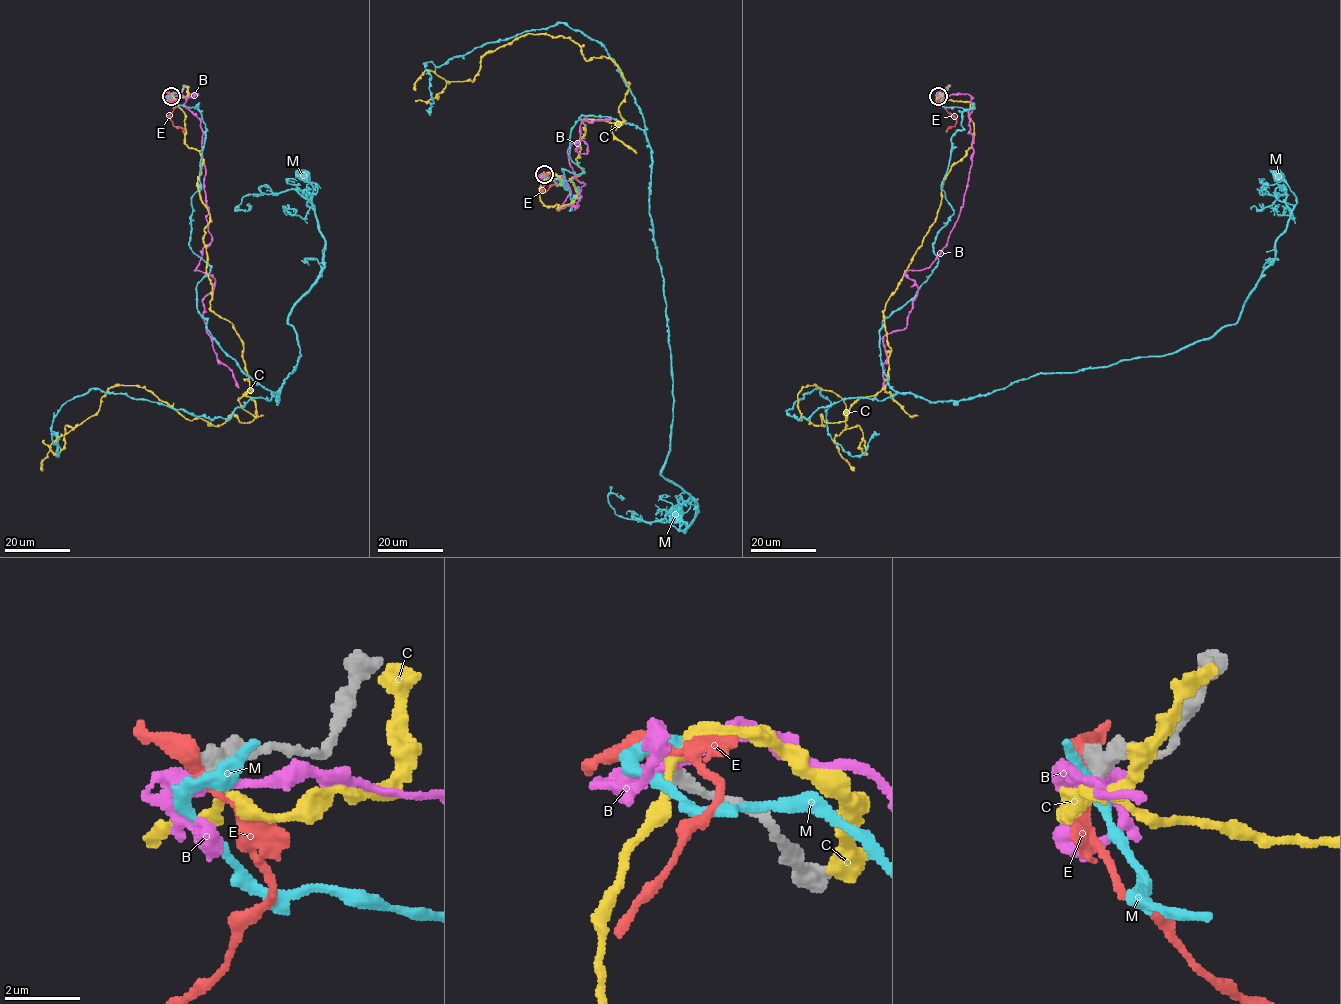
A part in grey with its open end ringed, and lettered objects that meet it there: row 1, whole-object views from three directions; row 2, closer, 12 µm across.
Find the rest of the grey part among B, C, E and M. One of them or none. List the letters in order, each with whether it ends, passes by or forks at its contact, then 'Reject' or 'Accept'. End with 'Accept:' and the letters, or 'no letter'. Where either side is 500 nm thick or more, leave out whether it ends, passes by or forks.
B: Reject
C: Reject
E: Reject
M: Reject
Accept: no letter

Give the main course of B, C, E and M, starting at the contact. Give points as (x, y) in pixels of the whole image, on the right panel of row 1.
B: (939, 95), (971, 97), (967, 187), (946, 245), (904, 274), (917, 295), (906, 326), (883, 337), (881, 387)
C: (939, 97), (969, 102), (973, 141), (883, 311), (888, 383), (824, 425), (797, 394), (836, 393), (865, 440)
E: (938, 95), (938, 101), (956, 120), (946, 132)
M: (938, 95), (963, 109), (954, 214), (880, 332), (889, 385), (930, 401), (1233, 324), (1296, 203), (1278, 176)

